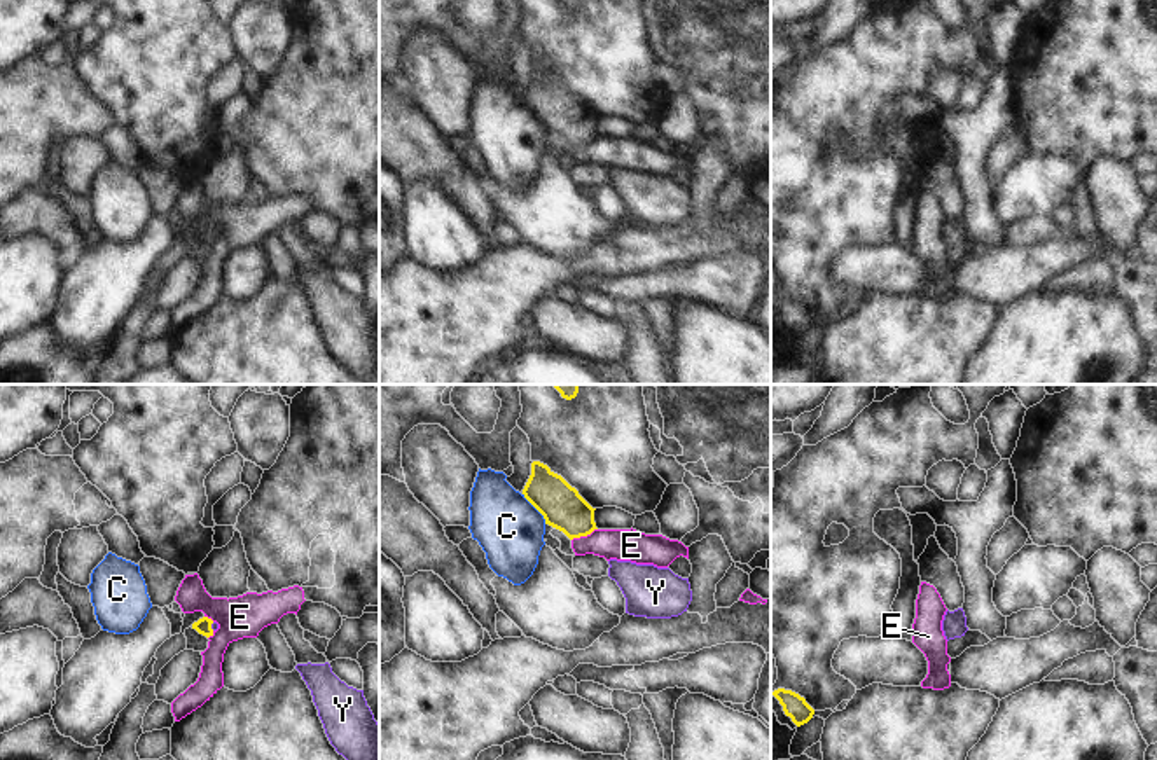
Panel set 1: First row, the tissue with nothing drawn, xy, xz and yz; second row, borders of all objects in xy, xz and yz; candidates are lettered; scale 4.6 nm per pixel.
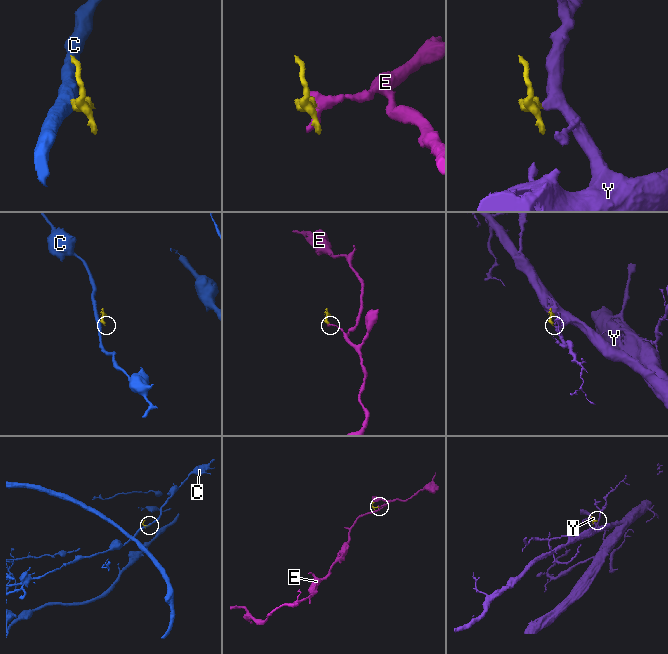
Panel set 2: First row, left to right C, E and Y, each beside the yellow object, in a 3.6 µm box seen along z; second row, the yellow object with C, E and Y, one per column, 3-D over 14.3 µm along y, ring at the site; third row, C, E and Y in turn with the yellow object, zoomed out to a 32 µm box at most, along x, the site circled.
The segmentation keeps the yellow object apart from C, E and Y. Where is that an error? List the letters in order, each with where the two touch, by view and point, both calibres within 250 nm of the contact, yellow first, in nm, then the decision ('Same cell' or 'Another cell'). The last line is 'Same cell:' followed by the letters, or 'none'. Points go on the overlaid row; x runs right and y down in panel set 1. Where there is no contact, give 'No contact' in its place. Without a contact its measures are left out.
C: Touches yellow at xz (535, 507). Thickness 200 nm (yellow) against 300 nm. Another cell
E: Touches yellow at xz (584, 535). Thickness 200 nm (yellow) against 140 nm. Another cell
Y: Touches yellow at xy (210, 626). Thickness 80 nm (yellow) against 30 nm. Same cell
Same cell: Y

